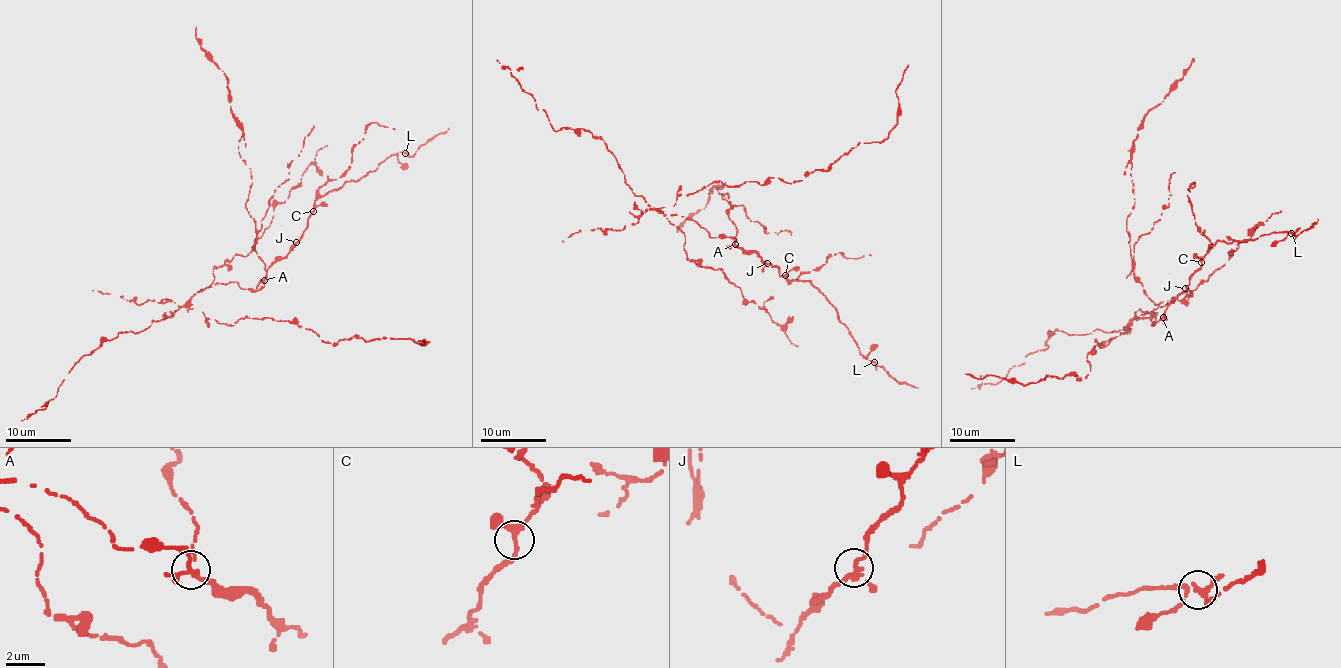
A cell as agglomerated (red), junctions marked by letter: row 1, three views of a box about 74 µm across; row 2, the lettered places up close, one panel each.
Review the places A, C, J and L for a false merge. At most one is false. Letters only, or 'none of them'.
A

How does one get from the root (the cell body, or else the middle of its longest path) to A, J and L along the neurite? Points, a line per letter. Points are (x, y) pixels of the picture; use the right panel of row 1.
A: (1136, 315), (1138, 309), (1150, 312), (1155, 318), (1154, 325), (1162, 317)
J: (1136, 315), (1138, 309), (1150, 312), (1155, 318), (1154, 325), (1171, 300), (1185, 288)
L: (1136, 315), (1138, 309), (1150, 312), (1157, 322), (1217, 241), (1291, 233)

